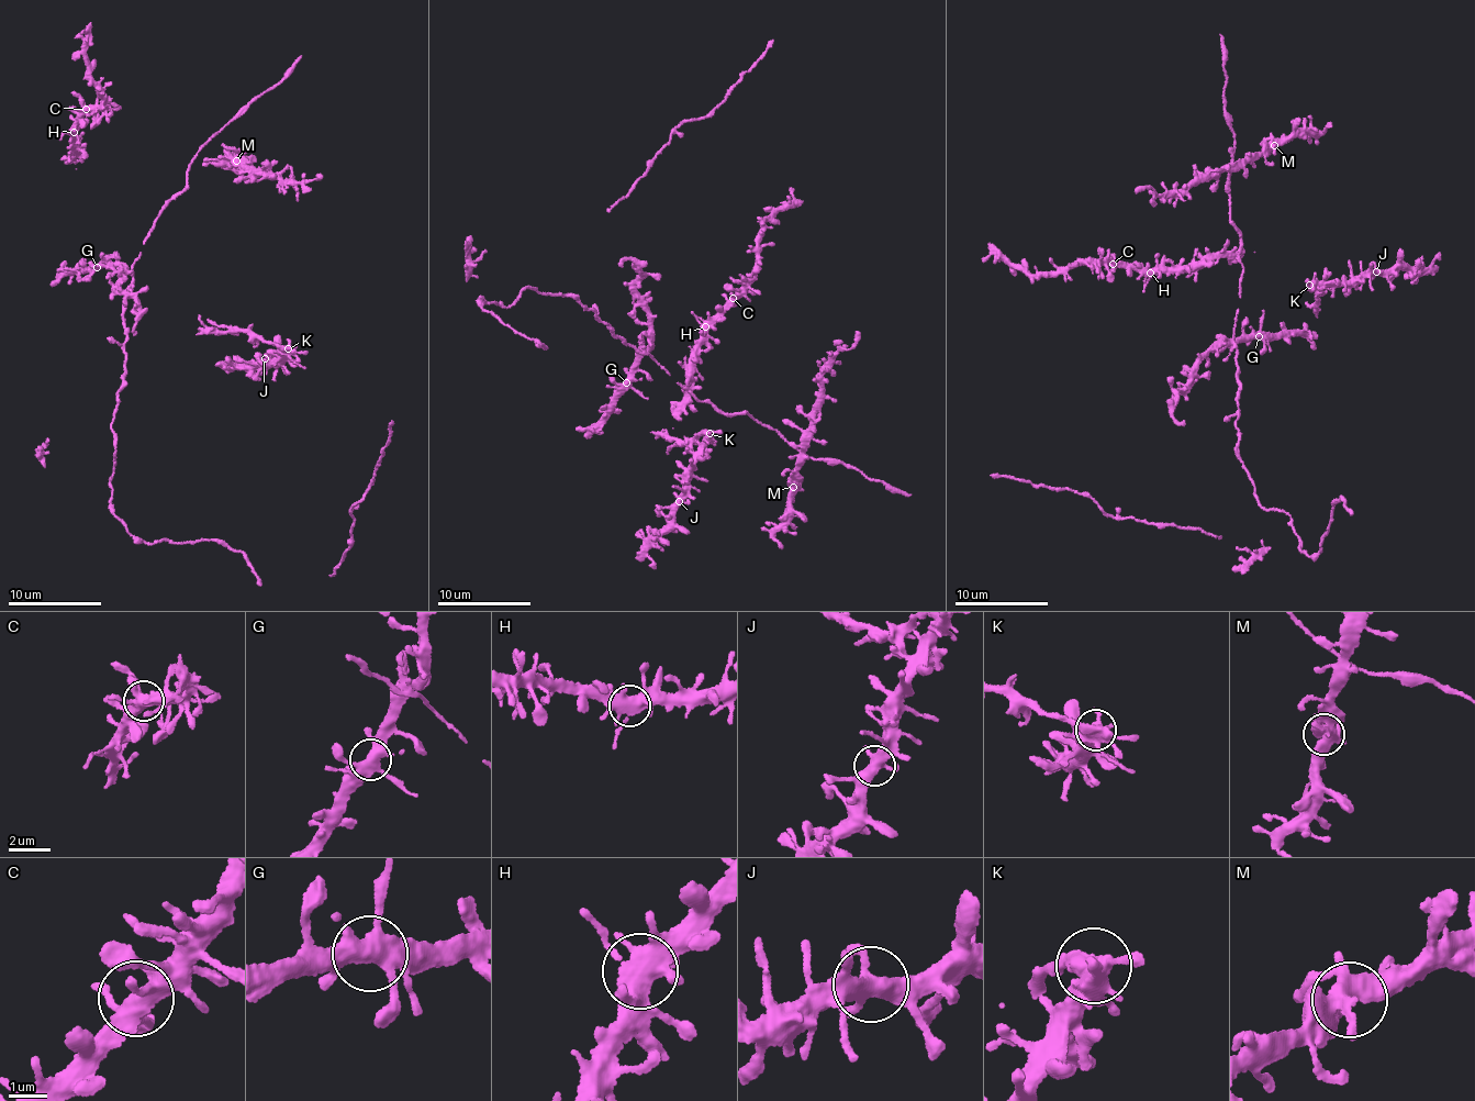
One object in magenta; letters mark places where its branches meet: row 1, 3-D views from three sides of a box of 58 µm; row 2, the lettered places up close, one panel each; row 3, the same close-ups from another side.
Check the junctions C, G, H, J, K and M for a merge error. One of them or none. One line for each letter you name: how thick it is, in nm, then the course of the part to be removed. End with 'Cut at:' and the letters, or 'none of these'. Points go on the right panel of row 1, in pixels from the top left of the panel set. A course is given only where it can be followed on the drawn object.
K: 480 nm | (1309, 285), (1318, 293), (1314, 306), (1305, 301)
Cut at: K

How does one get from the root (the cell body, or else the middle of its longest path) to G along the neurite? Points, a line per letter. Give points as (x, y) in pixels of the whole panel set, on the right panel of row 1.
G: (1261, 505), (1237, 447), (1240, 380), (1237, 377), (1236, 352), (1222, 344), (1228, 340), (1233, 345), (1259, 336)

